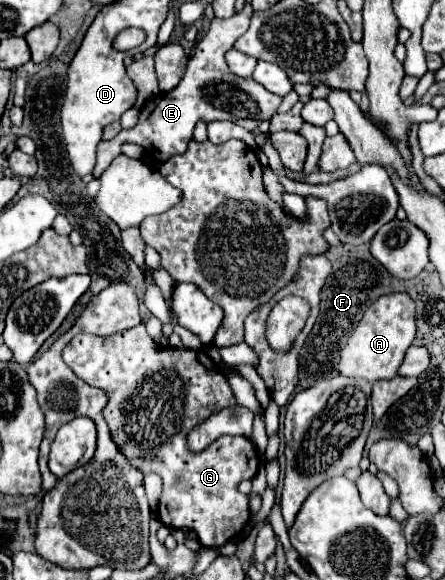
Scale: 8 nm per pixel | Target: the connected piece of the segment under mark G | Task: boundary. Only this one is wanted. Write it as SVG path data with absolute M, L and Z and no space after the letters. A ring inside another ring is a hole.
M142 325L108 337L80 333L64 347L62 357L80 379L108 393L104 419L116 447L120 447L120 453L142 473L158 473L162 477L164 487L158 505L160 521L170 529L194 531L202 545L224 545L226 541L238 537L250 521L250 509L248 497L238 493L236 487L242 479L252 479L258 473L260 457L254 443L244 441L242 436L224 435L198 453L190 451L186 445L186 433L192 431L192 427L200 425L208 419L208 415L220 411L222 407L236 405L228 379L220 369L216 369L216 363L204 351L158 347Z

